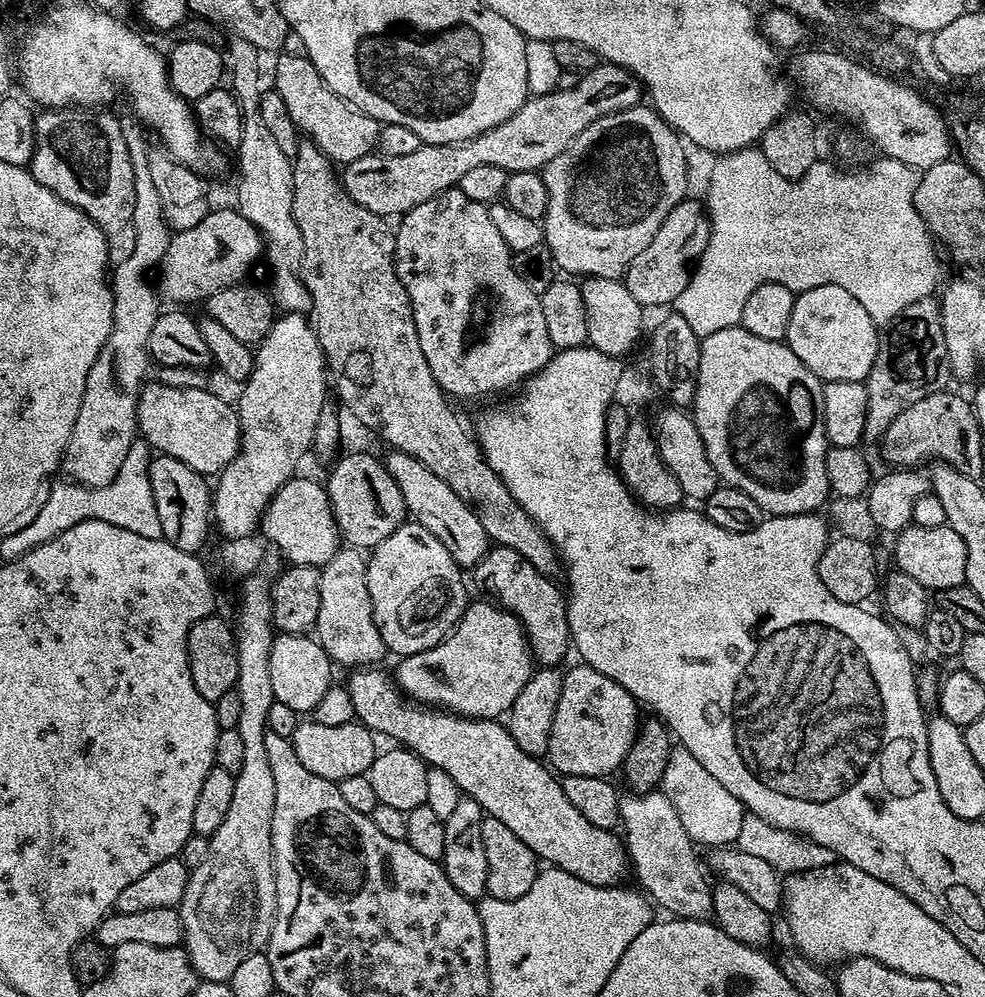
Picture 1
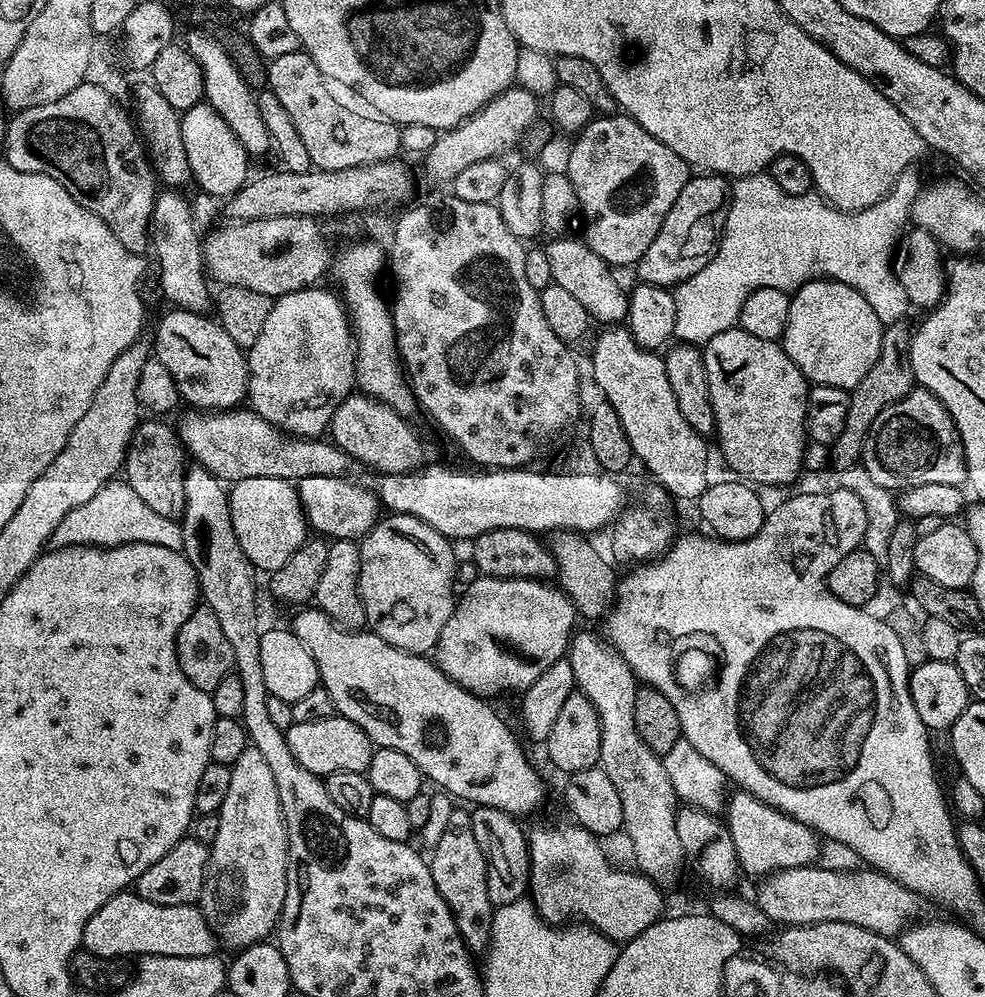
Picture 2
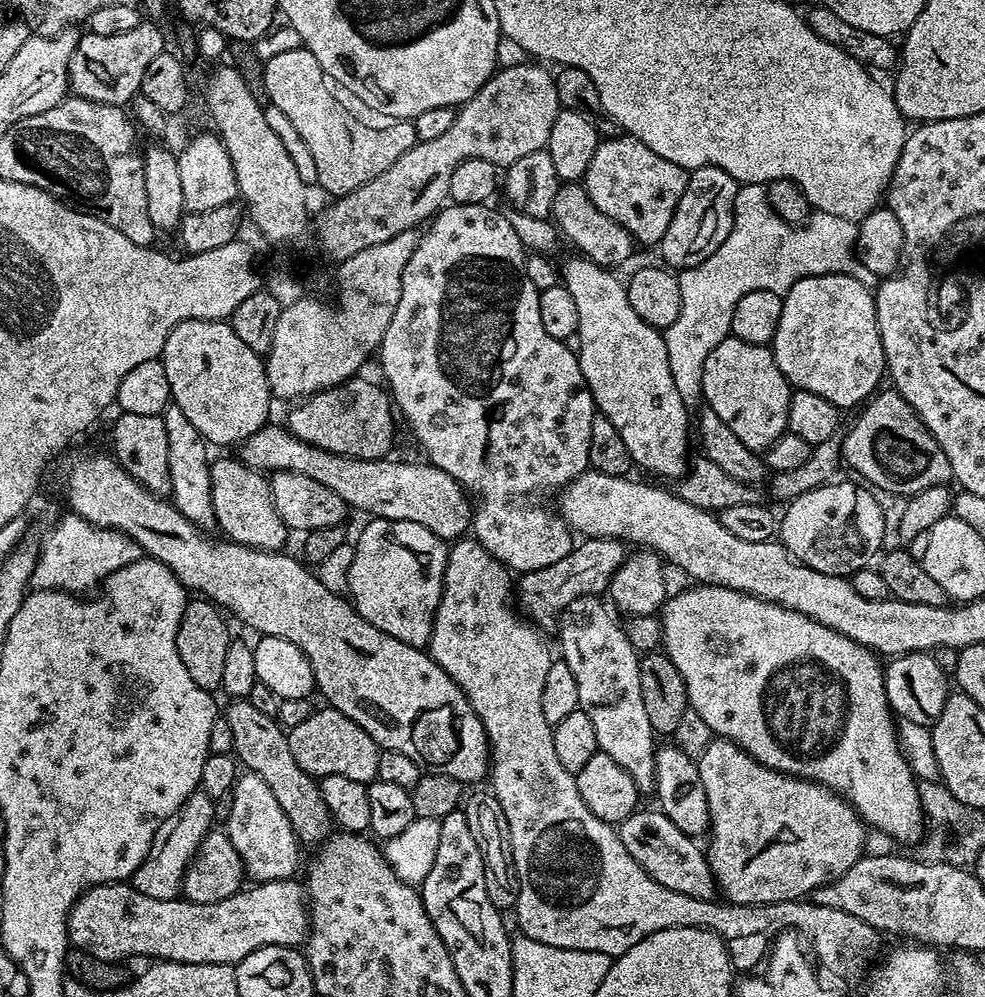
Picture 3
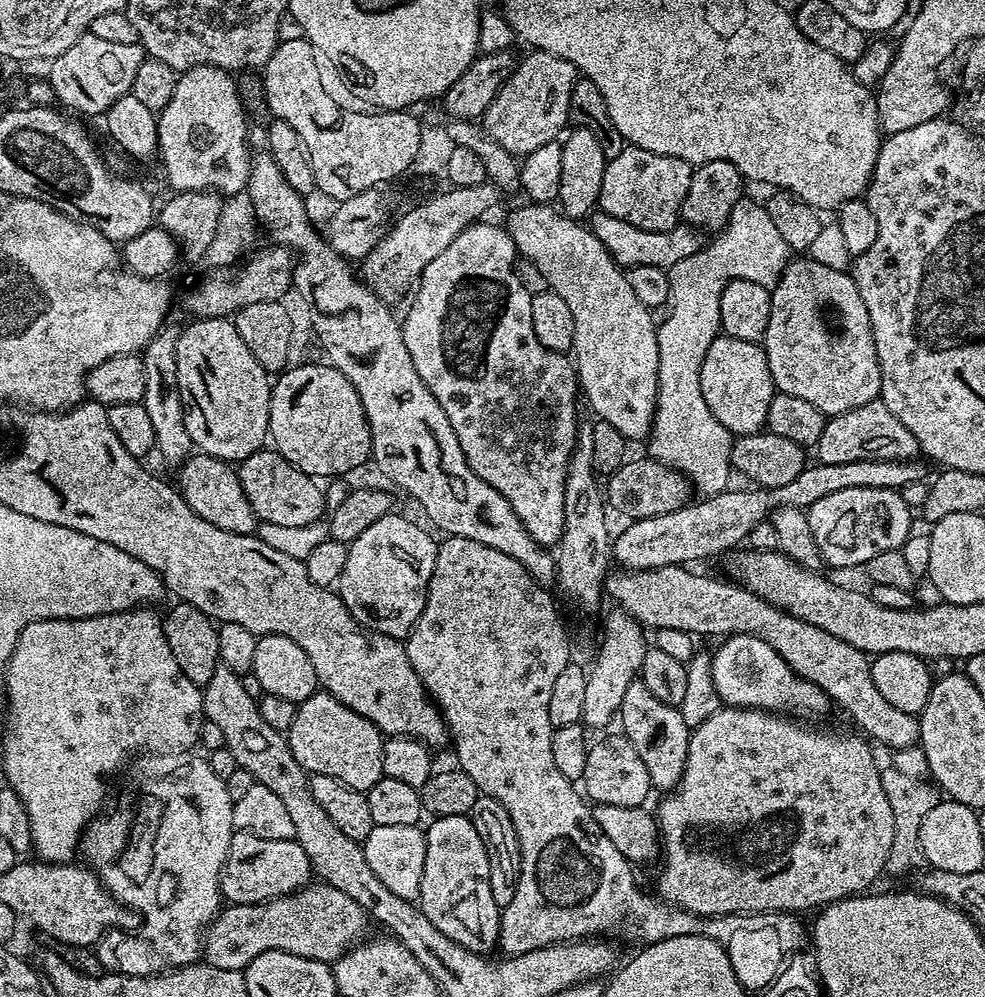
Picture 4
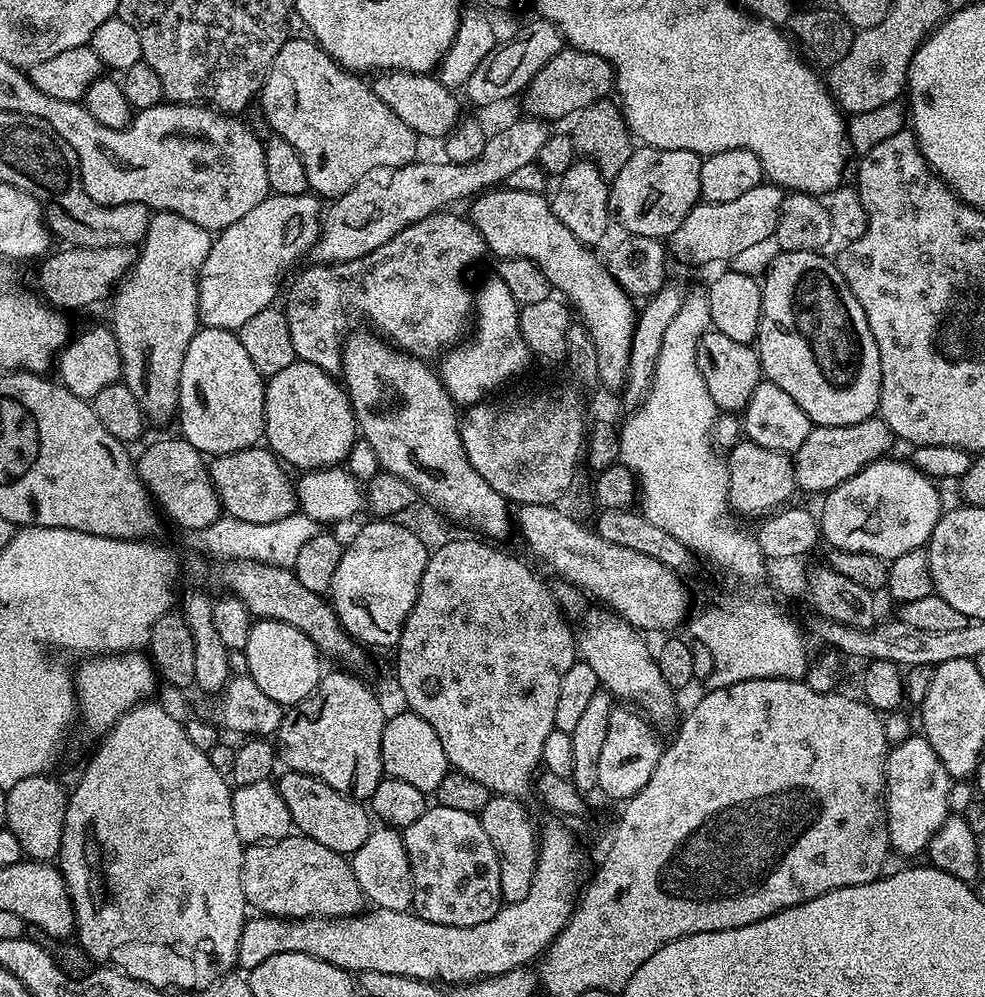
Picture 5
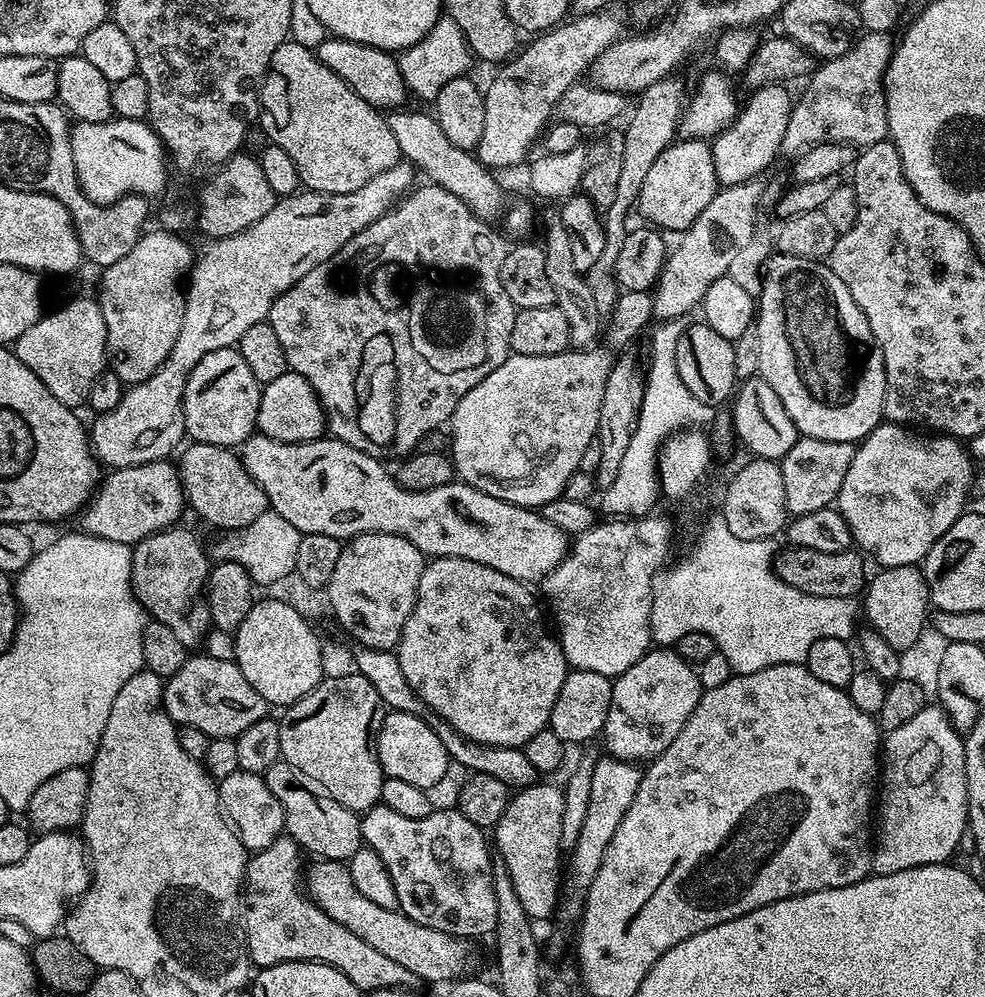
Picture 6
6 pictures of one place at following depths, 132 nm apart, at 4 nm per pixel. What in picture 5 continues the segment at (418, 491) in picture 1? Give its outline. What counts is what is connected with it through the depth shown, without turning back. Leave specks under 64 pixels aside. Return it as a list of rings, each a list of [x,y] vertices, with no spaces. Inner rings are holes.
[[[295,360],[286,370],[267,377],[264,390],[264,434],[267,447],[285,465],[293,469],[311,470],[314,468],[334,468],[343,465],[350,450],[358,443],[356,413],[352,411],[352,402],[335,375],[305,360]]]

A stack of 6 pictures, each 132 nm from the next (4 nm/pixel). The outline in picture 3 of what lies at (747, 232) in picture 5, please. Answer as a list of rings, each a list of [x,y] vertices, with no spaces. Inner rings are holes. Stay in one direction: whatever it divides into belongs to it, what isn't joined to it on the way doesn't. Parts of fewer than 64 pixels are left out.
[[[564,182],[561,183],[558,194],[554,194],[554,206],[550,217],[556,225],[559,235],[564,236],[573,244],[577,253],[583,254],[589,260],[593,260],[598,266],[609,270],[619,269],[619,264],[624,264],[632,256],[634,241],[625,228],[614,218],[606,218],[594,202],[590,202],[590,194],[586,194],[583,183]]]

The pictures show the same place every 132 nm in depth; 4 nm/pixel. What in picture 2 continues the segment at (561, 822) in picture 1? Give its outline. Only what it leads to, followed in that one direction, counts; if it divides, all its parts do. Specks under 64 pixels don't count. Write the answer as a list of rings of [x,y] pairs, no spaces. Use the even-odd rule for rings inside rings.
[[[304,606],[299,609],[300,612],[293,618],[290,623],[290,631],[302,642],[302,646],[306,646],[306,650],[310,650],[310,654],[314,658],[314,662],[320,671],[320,684],[330,694],[330,698],[334,702],[336,712],[346,717],[350,722],[357,724],[366,735],[372,739],[373,745],[389,748],[390,750],[402,750],[402,754],[406,754],[418,766],[418,770],[429,781],[432,780],[437,785],[437,789],[443,790],[449,796],[460,802],[467,802],[472,806],[482,808],[497,808],[503,812],[509,812],[511,816],[517,818],[525,818],[544,800],[544,784],[540,781],[540,776],[536,773],[536,768],[530,761],[524,757],[524,748],[516,741],[516,736],[510,729],[504,725],[504,720],[491,708],[489,701],[482,696],[475,696],[473,692],[467,692],[462,686],[458,686],[458,682],[454,682],[450,678],[446,678],[446,674],[442,674],[442,670],[427,655],[417,654],[415,652],[404,652],[398,646],[390,646],[390,642],[386,642],[381,636],[376,635],[371,630],[353,630],[338,625],[329,618],[319,606]]]

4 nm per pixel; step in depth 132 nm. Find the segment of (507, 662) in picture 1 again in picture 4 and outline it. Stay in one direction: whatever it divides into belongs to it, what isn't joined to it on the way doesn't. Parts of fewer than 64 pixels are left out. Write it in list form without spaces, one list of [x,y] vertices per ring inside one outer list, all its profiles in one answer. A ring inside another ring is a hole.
[[[919,459],[859,460],[829,464],[812,462],[802,470],[802,474],[798,474],[798,478],[794,478],[794,482],[786,482],[786,486],[757,487],[755,490],[751,487],[733,487],[716,496],[704,496],[697,504],[689,502],[670,514],[658,514],[658,518],[642,518],[625,523],[625,528],[620,533],[617,531],[612,541],[612,559],[621,569],[629,572],[666,566],[692,566],[695,560],[704,560],[707,556],[716,556],[719,552],[743,545],[750,530],[769,519],[775,508],[790,506],[806,510],[818,502],[818,498],[826,498],[826,494],[838,494],[838,490],[851,488],[905,490],[923,478],[924,468],[920,463]]]

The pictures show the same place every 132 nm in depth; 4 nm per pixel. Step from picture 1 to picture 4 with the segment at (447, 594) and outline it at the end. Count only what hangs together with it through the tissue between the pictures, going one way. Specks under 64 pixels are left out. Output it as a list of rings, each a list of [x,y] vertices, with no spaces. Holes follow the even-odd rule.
[[[393,514],[378,518],[363,534],[348,545],[346,566],[340,575],[338,594],[350,614],[364,628],[403,641],[410,634],[426,594],[430,574],[434,574],[437,541],[427,527],[419,528],[412,520]]]

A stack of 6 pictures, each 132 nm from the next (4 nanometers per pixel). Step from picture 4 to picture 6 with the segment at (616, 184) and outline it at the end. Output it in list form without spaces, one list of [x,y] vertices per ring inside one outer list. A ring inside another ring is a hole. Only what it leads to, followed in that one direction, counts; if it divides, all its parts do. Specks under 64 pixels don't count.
[[[680,138],[654,159],[654,166],[643,179],[635,207],[648,219],[645,221],[649,225],[665,233],[683,234],[694,218],[706,210],[710,198],[714,198],[717,191],[711,143],[704,138]]]

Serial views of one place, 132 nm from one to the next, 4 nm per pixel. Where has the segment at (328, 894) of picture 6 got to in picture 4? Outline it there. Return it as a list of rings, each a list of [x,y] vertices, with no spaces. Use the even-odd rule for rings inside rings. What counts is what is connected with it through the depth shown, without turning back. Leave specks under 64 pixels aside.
[[[236,830],[230,838],[230,850],[226,854],[226,862],[220,875],[220,895],[228,904],[264,904],[267,900],[296,892],[309,883],[313,876],[310,858],[306,858],[306,850],[302,850],[296,839],[258,838],[258,834]]]

